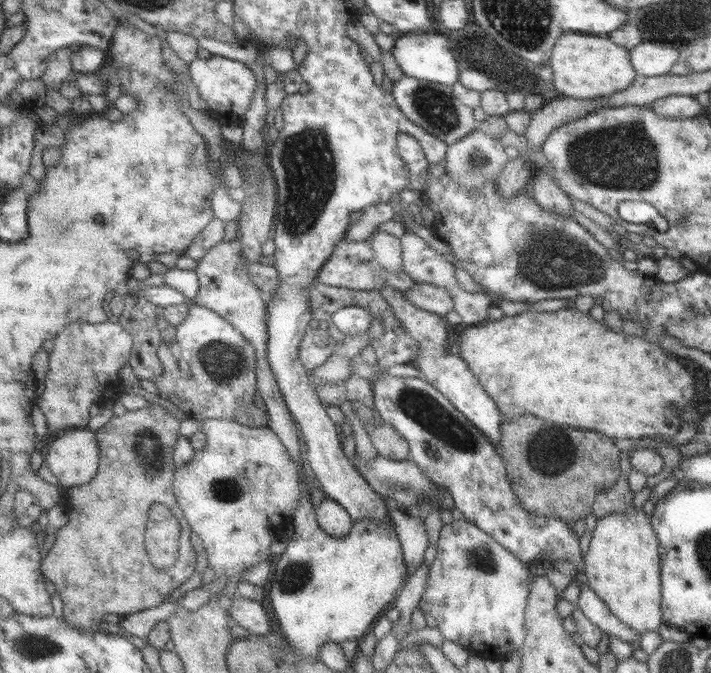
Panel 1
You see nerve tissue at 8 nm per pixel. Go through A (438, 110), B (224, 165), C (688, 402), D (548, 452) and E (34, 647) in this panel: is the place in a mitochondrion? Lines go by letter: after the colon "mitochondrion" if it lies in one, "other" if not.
A: mitochondrion
B: other
C: other
D: mitochondrion
E: mitochondrion

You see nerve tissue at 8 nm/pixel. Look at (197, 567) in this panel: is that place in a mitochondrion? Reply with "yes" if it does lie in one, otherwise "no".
no

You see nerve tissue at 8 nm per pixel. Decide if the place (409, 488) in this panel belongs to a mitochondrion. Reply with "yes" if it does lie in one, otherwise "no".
yes

